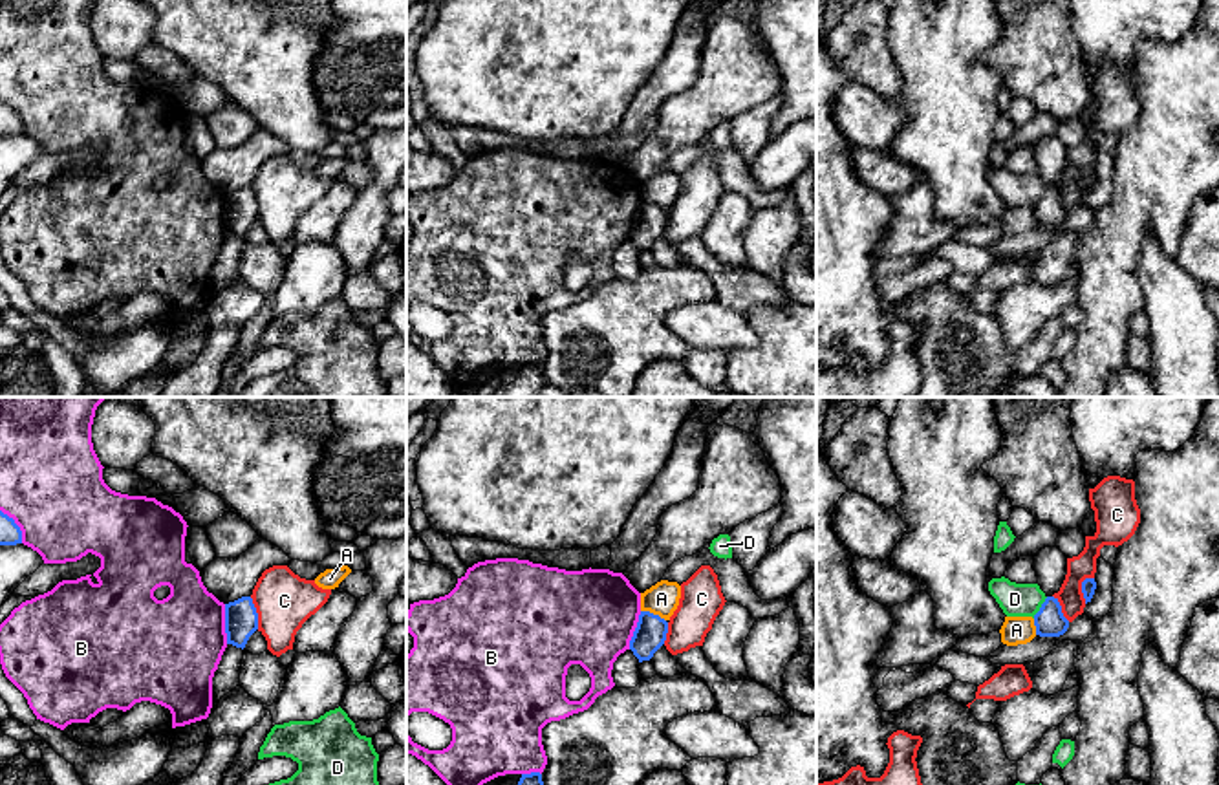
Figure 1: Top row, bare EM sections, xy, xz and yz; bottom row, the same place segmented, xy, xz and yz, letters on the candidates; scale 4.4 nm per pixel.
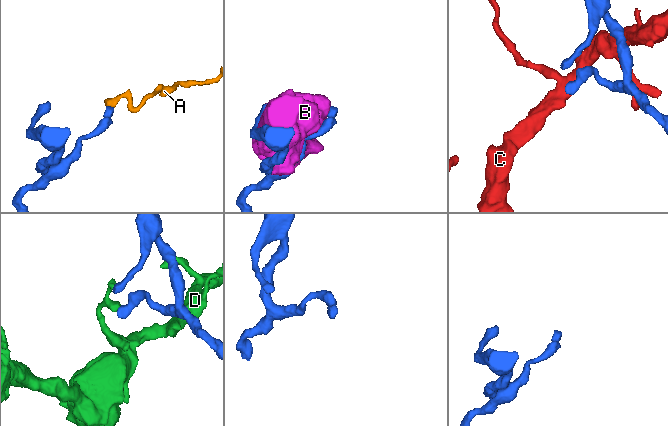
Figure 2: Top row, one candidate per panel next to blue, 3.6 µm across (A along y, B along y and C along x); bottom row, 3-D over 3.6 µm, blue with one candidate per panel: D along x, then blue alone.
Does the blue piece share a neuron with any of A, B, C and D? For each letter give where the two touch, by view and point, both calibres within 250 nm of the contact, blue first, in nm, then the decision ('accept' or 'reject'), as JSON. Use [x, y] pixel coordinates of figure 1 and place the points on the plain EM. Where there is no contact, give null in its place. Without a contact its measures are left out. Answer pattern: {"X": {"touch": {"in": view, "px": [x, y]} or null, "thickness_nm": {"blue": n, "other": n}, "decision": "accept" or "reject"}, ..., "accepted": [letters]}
{"A": {"touch": {"in": "xz", "px": [652, 204]}, "thickness_nm": {"blue": 140, "other": 140}, "decision": "reject"}, "B": {"touch": {"in": "xy", "px": [226, 215]}, "thickness_nm": {"blue": 140, "other": 420}, "decision": "reject"}, "C": {"touch": {"in": "yz", "px": [1082, 178]}, "thickness_nm": {"blue": 60, "other": 110}, "decision": "reject"}, "D": {"touch": {"in": "yz", "px": [1040, 198]}, "thickness_nm": {"blue": 140, "other": 140}, "decision": "reject"}, "accepted": []}

